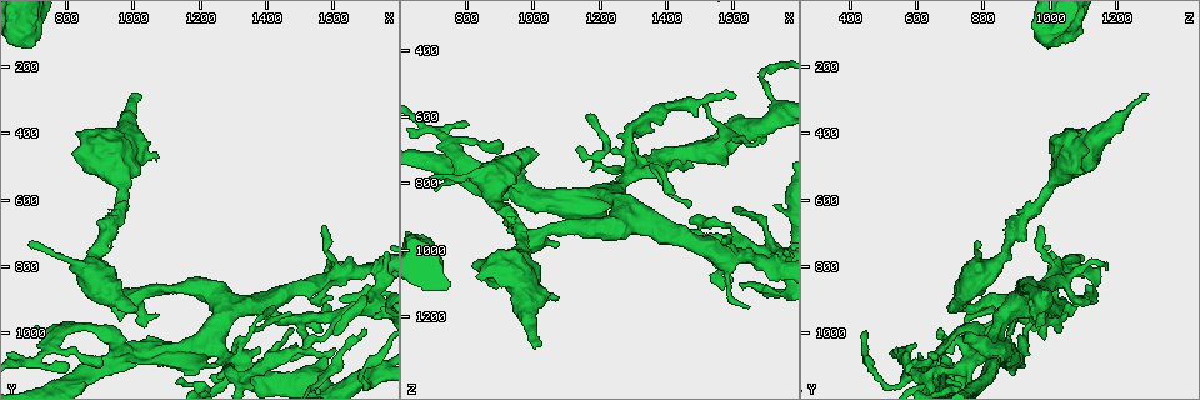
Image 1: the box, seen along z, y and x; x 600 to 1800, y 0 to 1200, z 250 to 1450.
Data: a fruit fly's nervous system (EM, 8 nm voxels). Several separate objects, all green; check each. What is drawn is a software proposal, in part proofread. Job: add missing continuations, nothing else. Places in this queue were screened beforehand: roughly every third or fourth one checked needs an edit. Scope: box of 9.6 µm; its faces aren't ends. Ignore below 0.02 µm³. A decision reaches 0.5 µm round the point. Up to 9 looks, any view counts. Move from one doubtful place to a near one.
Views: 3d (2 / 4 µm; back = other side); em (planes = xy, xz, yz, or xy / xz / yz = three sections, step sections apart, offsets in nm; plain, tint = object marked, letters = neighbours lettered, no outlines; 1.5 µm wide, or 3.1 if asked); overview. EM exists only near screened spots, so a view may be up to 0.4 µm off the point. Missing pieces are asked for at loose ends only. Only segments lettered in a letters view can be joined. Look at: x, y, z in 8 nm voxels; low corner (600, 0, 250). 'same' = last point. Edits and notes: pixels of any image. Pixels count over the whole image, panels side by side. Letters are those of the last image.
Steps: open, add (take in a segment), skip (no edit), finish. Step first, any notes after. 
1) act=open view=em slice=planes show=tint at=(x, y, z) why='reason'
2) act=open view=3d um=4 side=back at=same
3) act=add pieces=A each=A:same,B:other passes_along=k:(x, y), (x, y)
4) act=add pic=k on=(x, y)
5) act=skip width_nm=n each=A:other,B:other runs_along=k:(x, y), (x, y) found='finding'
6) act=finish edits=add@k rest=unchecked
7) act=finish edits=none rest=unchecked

act=open view=3d um=4 at=(1010, 930, 700) why='stops while still wide'

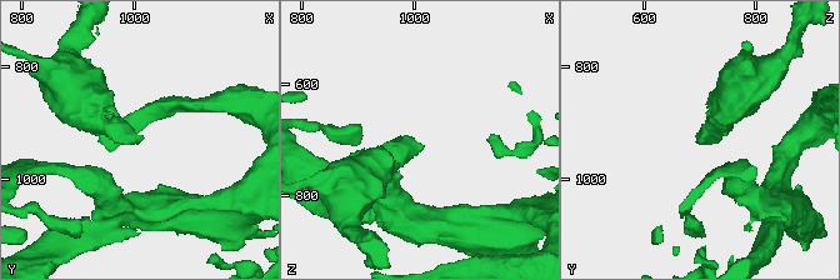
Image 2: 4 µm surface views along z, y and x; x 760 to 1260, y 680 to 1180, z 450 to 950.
act=open view=em slice=planes show=letters at=(1010, 925, 710) why='now the EM'

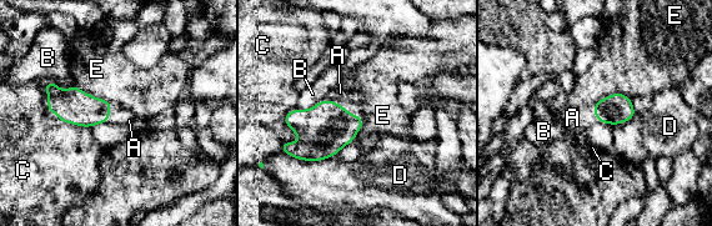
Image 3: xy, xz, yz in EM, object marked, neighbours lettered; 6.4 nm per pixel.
act=add pieces=A each=A:same,B:other,C:other,D:other,E:other passes_along=3:(325, 129), (327, 100), (340, 93) found='it goes on there'

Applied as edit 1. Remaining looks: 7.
act=open view=overview why='redraw'

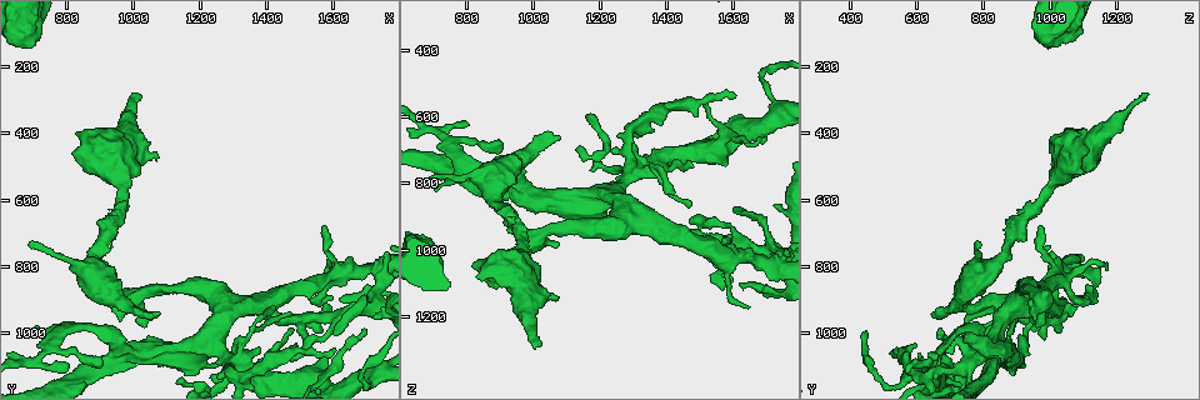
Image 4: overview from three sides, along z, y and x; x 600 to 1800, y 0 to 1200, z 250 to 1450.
act=open view=em slice=planes show=letters at=(710, 970, 820) why='branch stops here'

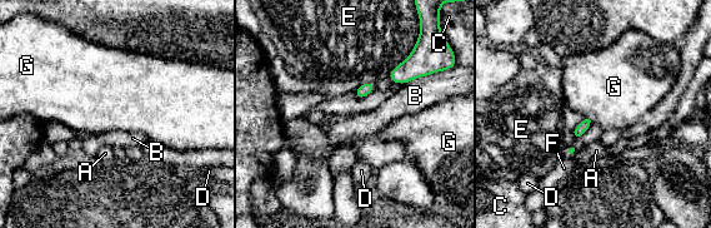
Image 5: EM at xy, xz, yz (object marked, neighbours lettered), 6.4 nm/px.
act=skip each=A:other,B:other,C:other,D:other,E:other,F:other,G:other border=5:(585, 118), (590, 120) found='no lettered segment goes on from it'

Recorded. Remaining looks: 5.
act=open view=3d um=4 side=back at=(1000, 280, 1290) why='free end'

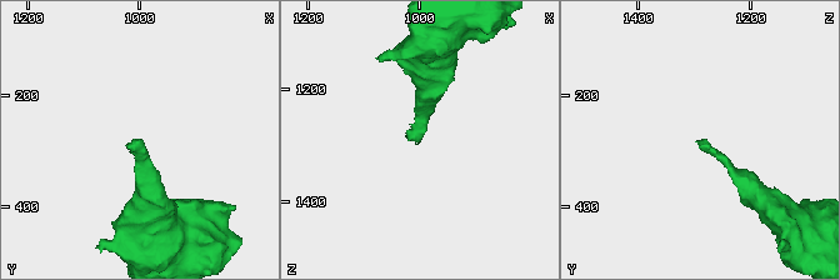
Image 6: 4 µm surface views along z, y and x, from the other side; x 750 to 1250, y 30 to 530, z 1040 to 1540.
act=open view=em slice=planes show=letters at=(1005, 285, 1295) why='need the tissue'

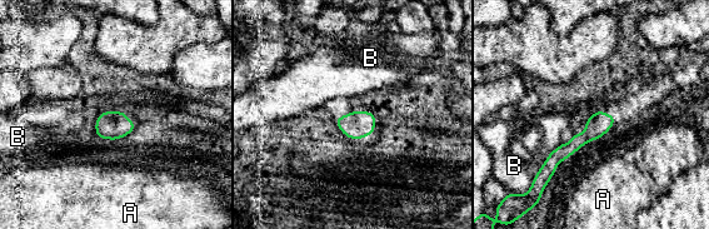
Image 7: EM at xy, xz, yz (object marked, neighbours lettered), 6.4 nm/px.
act=skip each=A:other,B:other border=7:(585, 143), (563, 162) found='no lettered segment goes on from it'

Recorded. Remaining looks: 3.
act=open view=3d um=4 side=back at=(1690, 990, 670) why='thin end'

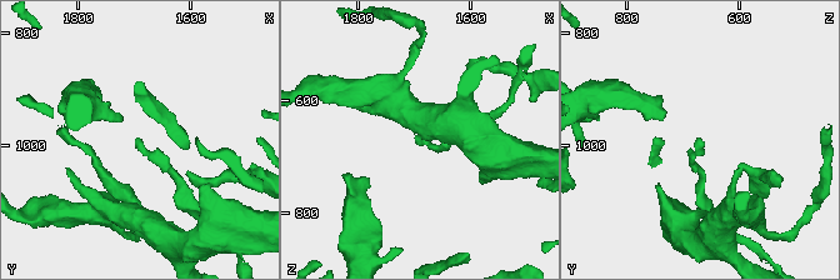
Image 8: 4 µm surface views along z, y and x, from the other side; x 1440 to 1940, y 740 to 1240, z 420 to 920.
act=open view=em slice=xy step=8 show=letters at=(1695, 985, 665) why='need the tissue'

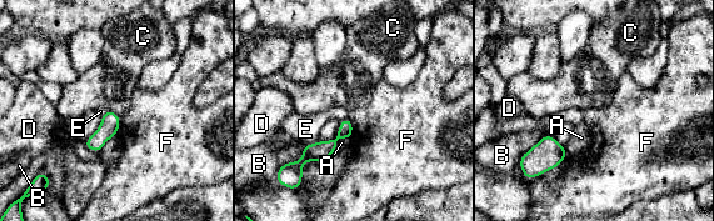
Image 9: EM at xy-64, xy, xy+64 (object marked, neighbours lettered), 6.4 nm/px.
act=open view=em slice=planes show=letters at=same why='another direction'

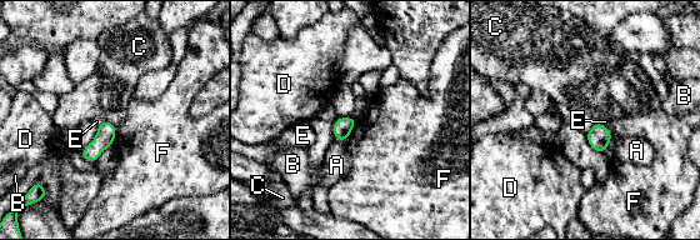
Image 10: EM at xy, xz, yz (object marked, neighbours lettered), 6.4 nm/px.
act=skip width_nm=120 each=A:other,B:other,C:other,D:other,E:other,F:other found='none of them fits'

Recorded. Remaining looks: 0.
act=finish edits=add@3 rest=unchecked

